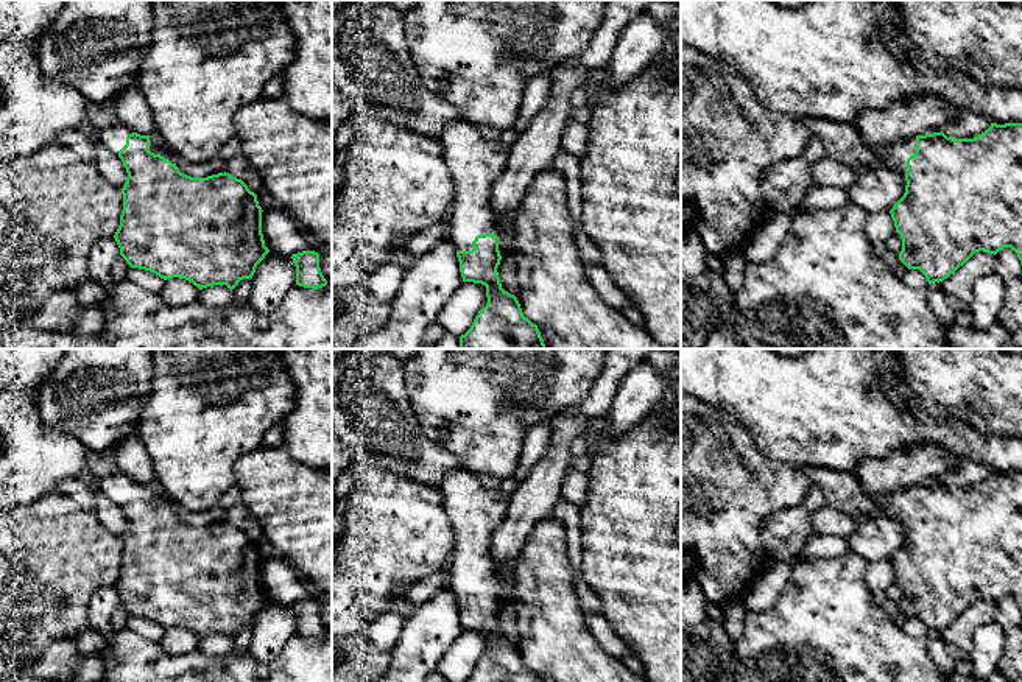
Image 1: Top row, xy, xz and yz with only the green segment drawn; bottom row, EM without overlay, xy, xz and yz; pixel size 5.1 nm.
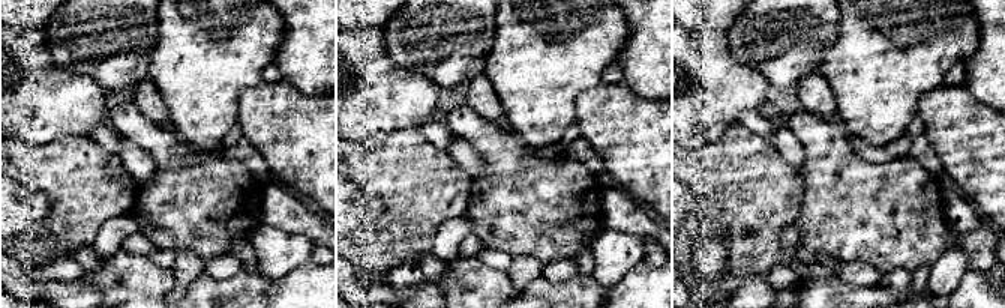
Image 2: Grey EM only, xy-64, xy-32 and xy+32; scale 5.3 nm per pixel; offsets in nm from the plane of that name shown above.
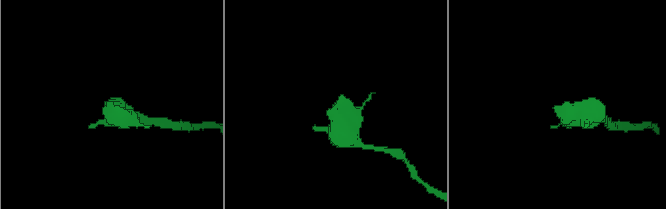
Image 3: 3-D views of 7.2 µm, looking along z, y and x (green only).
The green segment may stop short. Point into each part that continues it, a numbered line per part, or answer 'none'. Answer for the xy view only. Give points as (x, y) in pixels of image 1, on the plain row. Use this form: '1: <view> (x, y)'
1: xy (156, 492)

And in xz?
1: xz (475, 513)

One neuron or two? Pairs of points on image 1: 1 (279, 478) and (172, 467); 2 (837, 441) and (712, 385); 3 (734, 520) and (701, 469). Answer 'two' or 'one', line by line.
1: two
2: one
3: one

